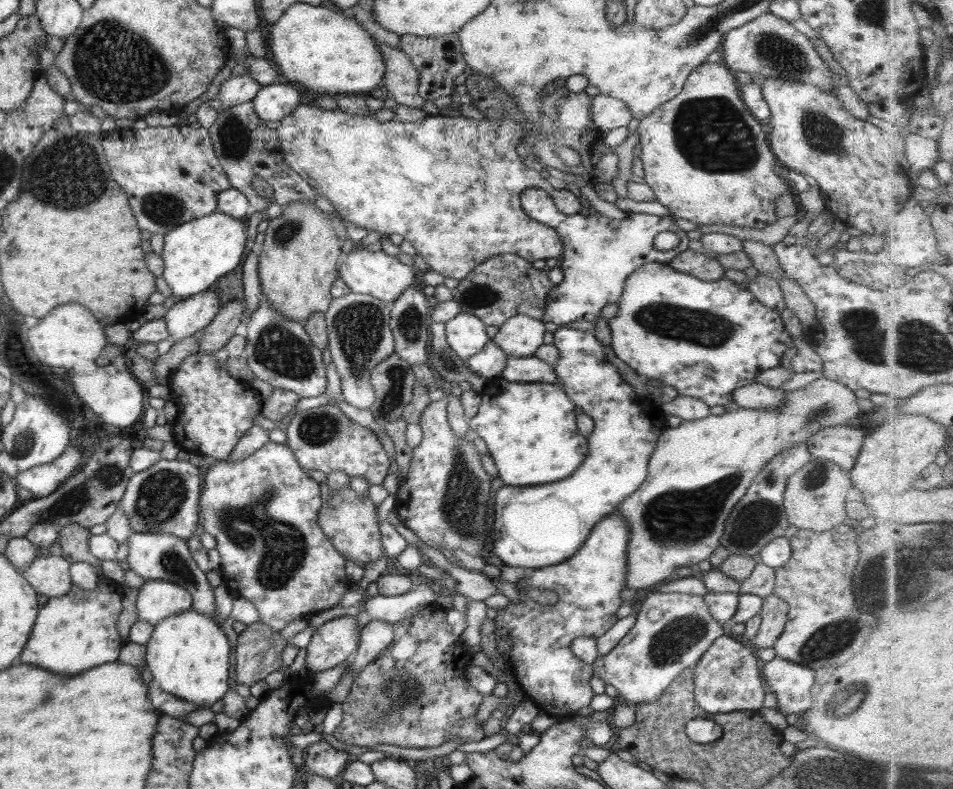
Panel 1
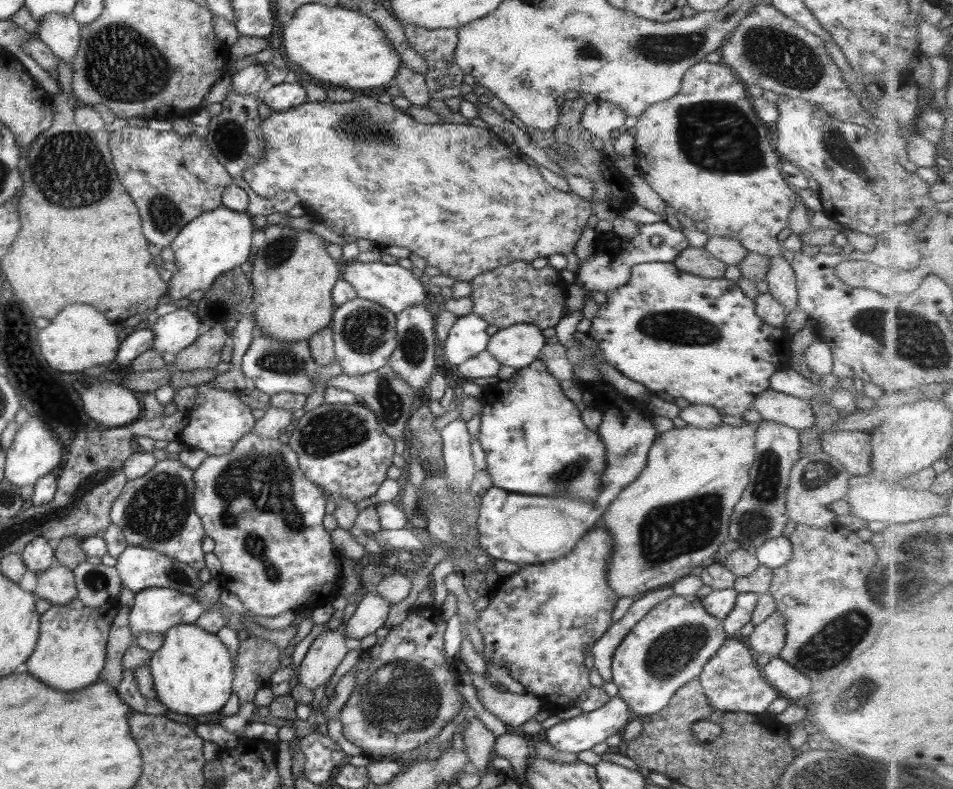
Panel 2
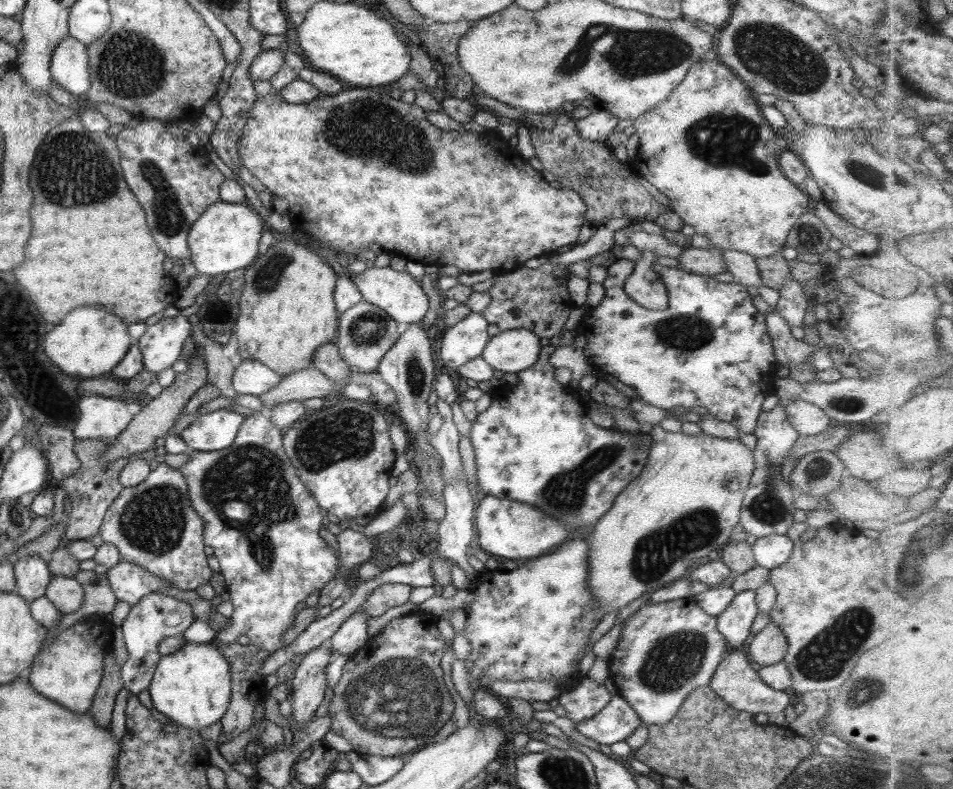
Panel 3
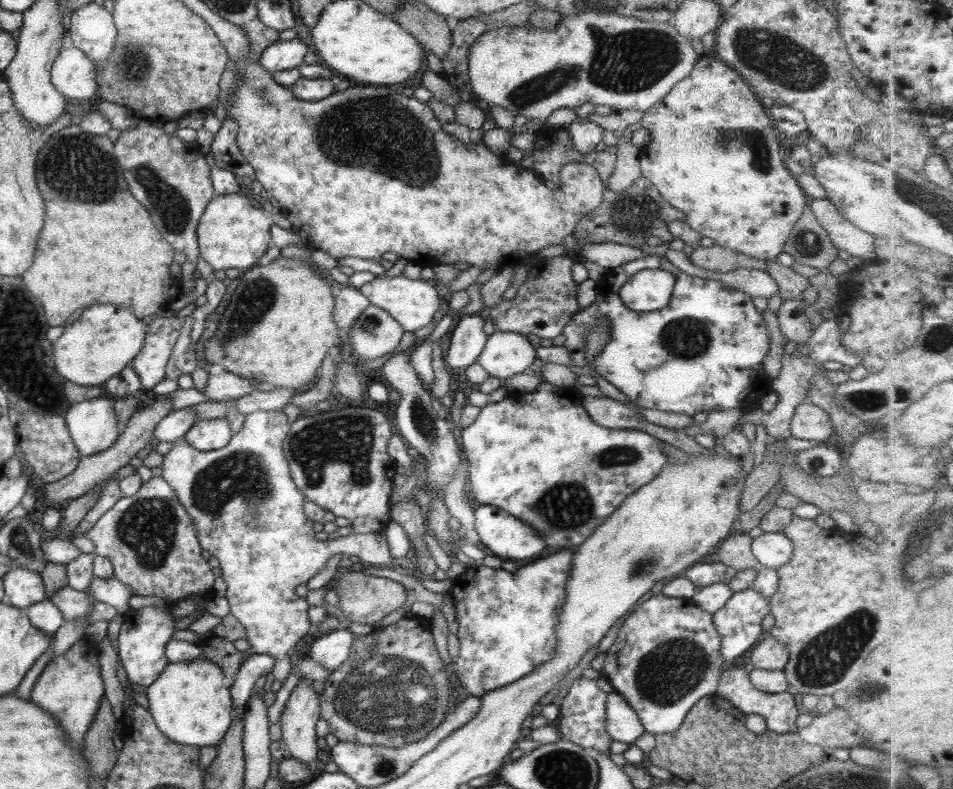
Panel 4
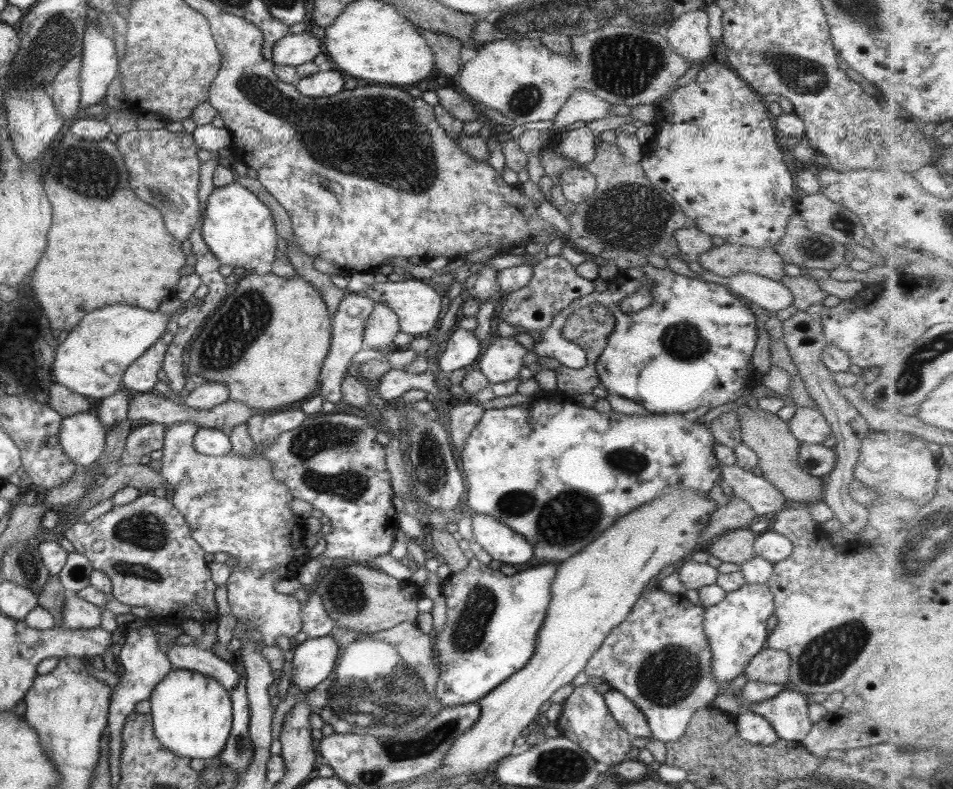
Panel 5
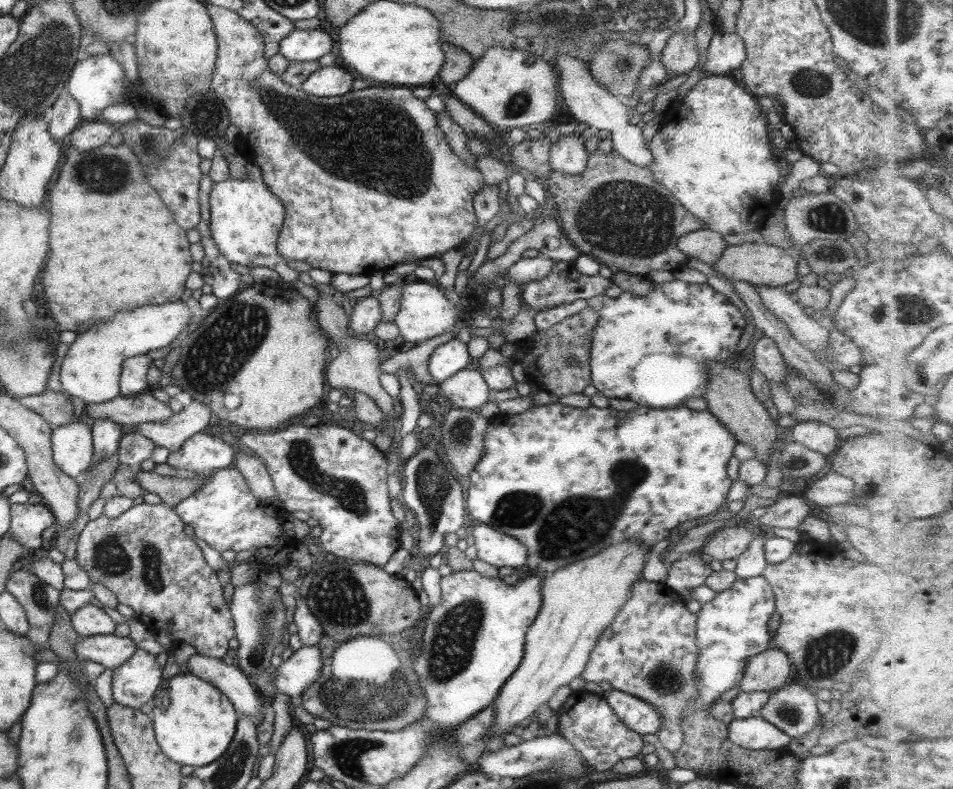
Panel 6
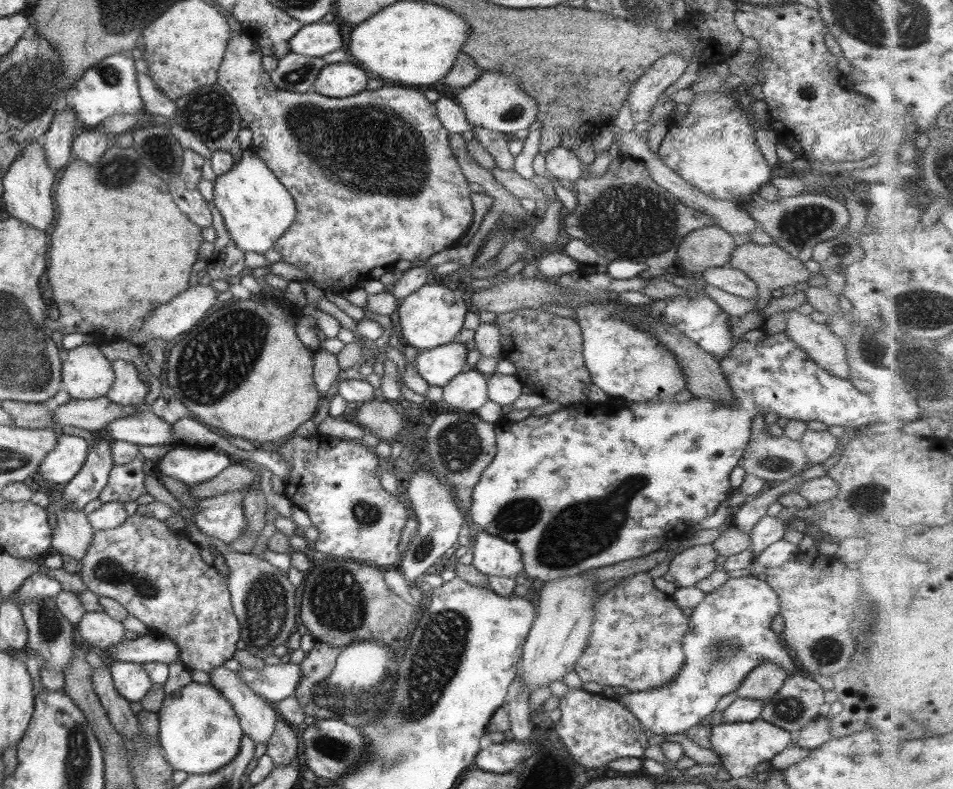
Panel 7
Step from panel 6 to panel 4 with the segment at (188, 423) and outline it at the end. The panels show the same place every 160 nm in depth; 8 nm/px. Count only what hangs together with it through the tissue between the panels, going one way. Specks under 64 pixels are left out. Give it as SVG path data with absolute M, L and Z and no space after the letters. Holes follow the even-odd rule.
M229 371L220 374L208 373L204 393L201 393L211 402L219 402L225 398L236 399L247 395L252 390L252 382L247 377L242 377ZM254 411L244 416L241 430L232 434L232 438L227 442L227 445L223 446L223 448L201 452L197 451L195 448L191 448L189 444L185 443L185 440L179 440L179 442L173 442L173 447L171 447L171 450L163 456L160 465L160 477L162 480L165 480L166 484L169 484L174 494L177 495L181 506L187 511L189 518L192 520L194 526L193 530L200 548L207 551L210 556L213 556L213 558L217 558L217 562L219 562L218 568L221 570L219 576L226 584L226 593L224 597L230 606L228 613L231 614L231 616L234 616L239 621L239 624L243 626L245 630L244 636L246 636L246 641L248 642L251 653L268 654L274 658L274 665L271 669L271 678L273 678L273 680L281 680L282 682L290 674L289 657L287 657L287 652L301 637L304 637L307 634L310 625L309 618L307 617L307 608L309 608L309 605L307 604L307 601L295 595L295 587L299 586L299 584L306 584L310 578L313 578L313 576L319 572L320 568L325 566L329 557L335 556L339 553L343 556L358 556L361 562L363 562L370 571L386 573L390 570L390 567L396 563L396 561L390 556L387 540L385 540L383 532L379 532L379 534L359 534L349 538L338 537L336 540L331 541L321 541L315 538L317 528L315 528L315 523L307 519L303 513L301 506L303 506L303 500L305 498L293 484L288 472L288 462L285 460L284 453L282 452L282 443L286 438L286 435L289 433L289 430L289 422L287 422L287 418L282 411Z

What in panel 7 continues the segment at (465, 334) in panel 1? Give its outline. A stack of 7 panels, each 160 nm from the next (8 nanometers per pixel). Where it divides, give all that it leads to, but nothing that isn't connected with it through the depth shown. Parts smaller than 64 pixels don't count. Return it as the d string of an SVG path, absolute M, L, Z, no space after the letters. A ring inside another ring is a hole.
M457 340L423 350L415 359L415 370L429 386L445 386L463 371L467 348Z

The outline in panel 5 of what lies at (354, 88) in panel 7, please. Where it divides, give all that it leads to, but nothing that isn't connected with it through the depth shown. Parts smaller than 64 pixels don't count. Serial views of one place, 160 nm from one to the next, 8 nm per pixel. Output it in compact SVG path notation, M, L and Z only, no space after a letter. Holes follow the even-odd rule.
M331 66L326 70L317 71L315 74L298 79L295 84L299 94L317 98L333 96L343 90L343 76L331 72Z

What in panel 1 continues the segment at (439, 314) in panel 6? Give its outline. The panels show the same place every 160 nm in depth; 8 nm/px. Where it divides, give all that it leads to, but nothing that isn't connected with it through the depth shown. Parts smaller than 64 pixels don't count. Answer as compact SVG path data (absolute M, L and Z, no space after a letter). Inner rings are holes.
M361 247L342 255L336 271L338 278L349 287L351 292L368 294L385 302L392 302L396 299L405 287L413 284L413 279L418 275L413 266L402 264L397 256L387 255L381 249L371 252Z

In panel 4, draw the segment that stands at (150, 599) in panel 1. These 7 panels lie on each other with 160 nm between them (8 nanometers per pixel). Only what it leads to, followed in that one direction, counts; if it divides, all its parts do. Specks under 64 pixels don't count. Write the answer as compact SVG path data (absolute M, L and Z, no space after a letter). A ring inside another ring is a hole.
M144 606L135 610L127 609L122 614L122 623L118 631L117 652L121 666L125 670L129 683L148 687L157 680L163 667L168 663L164 655L164 646L174 633L170 608L165 611Z

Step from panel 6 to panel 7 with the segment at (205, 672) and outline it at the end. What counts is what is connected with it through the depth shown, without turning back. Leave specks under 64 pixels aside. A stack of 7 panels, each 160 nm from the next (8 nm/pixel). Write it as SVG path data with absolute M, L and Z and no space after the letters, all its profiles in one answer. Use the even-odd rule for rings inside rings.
M223 665L212 668L209 672L209 685L218 690L229 701L237 715L243 735L247 735L254 744L267 744L277 714L268 701L258 697L253 690L243 684L243 680Z

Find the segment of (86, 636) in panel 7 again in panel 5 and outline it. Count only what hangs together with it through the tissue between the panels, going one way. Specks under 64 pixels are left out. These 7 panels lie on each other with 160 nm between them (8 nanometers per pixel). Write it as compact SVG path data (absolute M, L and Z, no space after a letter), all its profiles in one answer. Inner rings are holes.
M68 594L62 604L61 626L68 629L90 629L100 623L100 607Z

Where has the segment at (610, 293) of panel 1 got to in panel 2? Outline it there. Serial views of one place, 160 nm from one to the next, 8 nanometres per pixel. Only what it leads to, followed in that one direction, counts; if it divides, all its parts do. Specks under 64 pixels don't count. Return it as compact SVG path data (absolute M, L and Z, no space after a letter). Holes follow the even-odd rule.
M658 221L650 224L637 224L632 235L615 235L613 232L600 236L595 249L587 259L578 262L577 270L574 272L575 280L566 284L566 297L562 314L570 314L583 308L583 300L593 296L593 292L606 294L607 291L619 288L629 280L630 268L634 264L644 262L672 263L675 257L688 246L687 239L682 231L672 227L669 222ZM651 236L661 236L661 246L651 246Z

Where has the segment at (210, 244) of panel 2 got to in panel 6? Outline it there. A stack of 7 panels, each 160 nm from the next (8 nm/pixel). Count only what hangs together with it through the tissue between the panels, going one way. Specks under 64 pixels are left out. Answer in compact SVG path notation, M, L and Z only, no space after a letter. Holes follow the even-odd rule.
M246 163L246 176L229 178L213 183L209 193L210 236L217 250L231 264L239 266L263 266L276 272L285 287L295 289L291 284L297 280L298 272L287 267L286 260L276 251L276 240L283 220L283 207L269 192L260 177L260 170L254 164Z

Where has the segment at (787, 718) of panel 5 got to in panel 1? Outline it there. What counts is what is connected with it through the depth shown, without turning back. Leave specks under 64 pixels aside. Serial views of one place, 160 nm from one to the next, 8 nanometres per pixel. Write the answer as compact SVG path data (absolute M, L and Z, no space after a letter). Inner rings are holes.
M718 636L708 646L708 649L697 660L692 669L693 677L693 696L694 701L705 712L726 713L734 710L759 710L763 700L763 686L759 681L759 670L757 669L757 660L749 647L731 639L731 636Z

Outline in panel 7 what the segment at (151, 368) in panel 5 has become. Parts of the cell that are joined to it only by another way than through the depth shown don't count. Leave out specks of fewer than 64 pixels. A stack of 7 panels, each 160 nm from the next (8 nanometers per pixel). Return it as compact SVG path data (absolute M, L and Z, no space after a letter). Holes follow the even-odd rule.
M121 359L112 360L111 368L114 372L114 381L105 398L111 404L125 407L143 404L148 387L146 382L139 380L139 371L133 363Z

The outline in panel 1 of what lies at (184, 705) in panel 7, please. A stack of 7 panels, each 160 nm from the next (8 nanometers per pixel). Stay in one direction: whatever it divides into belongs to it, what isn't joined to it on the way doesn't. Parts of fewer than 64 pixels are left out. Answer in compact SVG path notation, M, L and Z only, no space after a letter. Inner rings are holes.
M191 608L175 614L169 614L168 617L158 620L152 627L153 630L144 644L144 662L152 674L152 685L156 685L163 692L178 699L196 704L197 708L207 708L217 702L228 688L227 679L229 672L227 668L229 664L227 663L227 658L229 658L231 650L229 640L219 629L219 624Z

